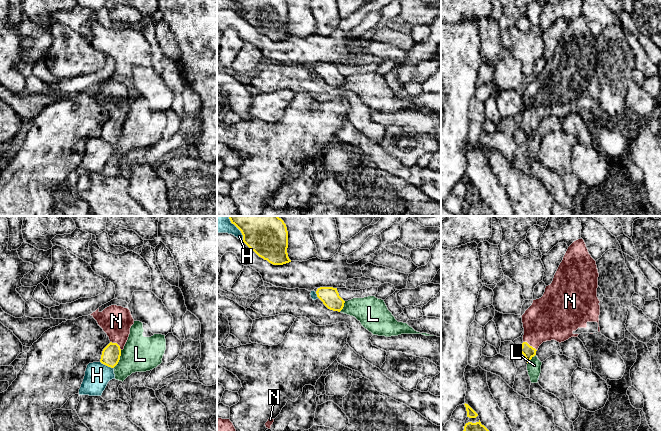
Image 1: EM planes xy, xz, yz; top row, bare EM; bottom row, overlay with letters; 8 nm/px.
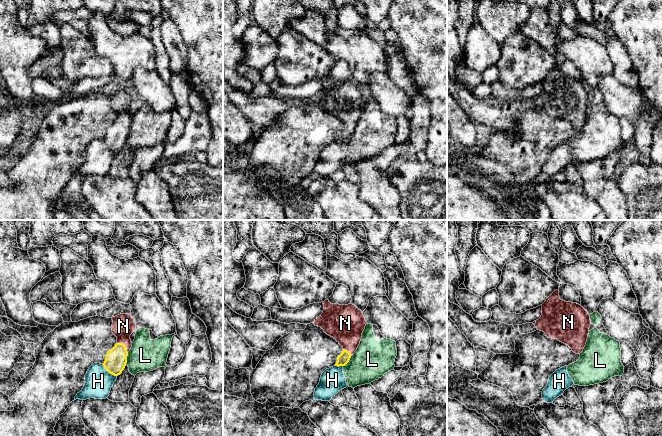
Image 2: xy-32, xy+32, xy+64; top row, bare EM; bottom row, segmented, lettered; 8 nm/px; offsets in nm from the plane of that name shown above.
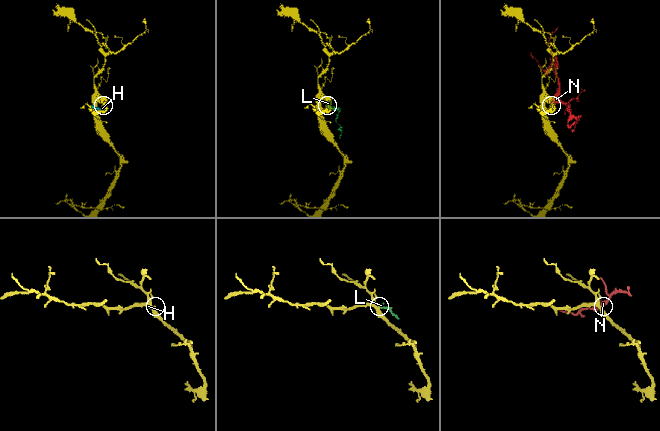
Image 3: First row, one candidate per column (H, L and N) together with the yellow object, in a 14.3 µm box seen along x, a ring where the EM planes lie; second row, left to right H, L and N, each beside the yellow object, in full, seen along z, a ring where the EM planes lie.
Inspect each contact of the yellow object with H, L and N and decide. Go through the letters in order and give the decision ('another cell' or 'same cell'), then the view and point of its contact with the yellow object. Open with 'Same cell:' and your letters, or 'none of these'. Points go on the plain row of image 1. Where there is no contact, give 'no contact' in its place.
Same cell: N
H: another cell | xz (241, 8)
L: another cell | xy (119, 135)
N: same cell | yz (529, 121)

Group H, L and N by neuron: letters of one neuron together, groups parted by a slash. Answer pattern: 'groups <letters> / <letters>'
groups H L / N

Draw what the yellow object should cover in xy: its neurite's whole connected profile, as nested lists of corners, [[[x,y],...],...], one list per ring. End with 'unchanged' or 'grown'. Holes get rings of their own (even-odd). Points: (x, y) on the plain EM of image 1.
[[[111,81],[102,88],[99,84],[90,90],[109,113],[110,119],[103,125],[100,138],[114,144],[121,132],[121,127],[128,116],[134,95],[128,84]]] | grown

